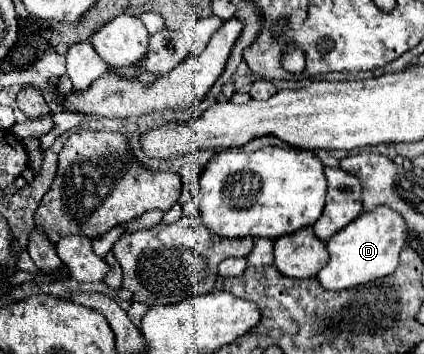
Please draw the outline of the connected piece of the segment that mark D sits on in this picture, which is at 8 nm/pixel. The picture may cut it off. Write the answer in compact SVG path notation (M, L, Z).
M376 207L374 211L362 211L350 227L344 227L326 243L330 261L324 269L320 269L318 279L320 283L330 291L342 291L348 287L356 287L362 283L370 283L376 279L382 279L398 267L400 251L404 249L408 239L406 221L396 211L390 211L390 207Z

